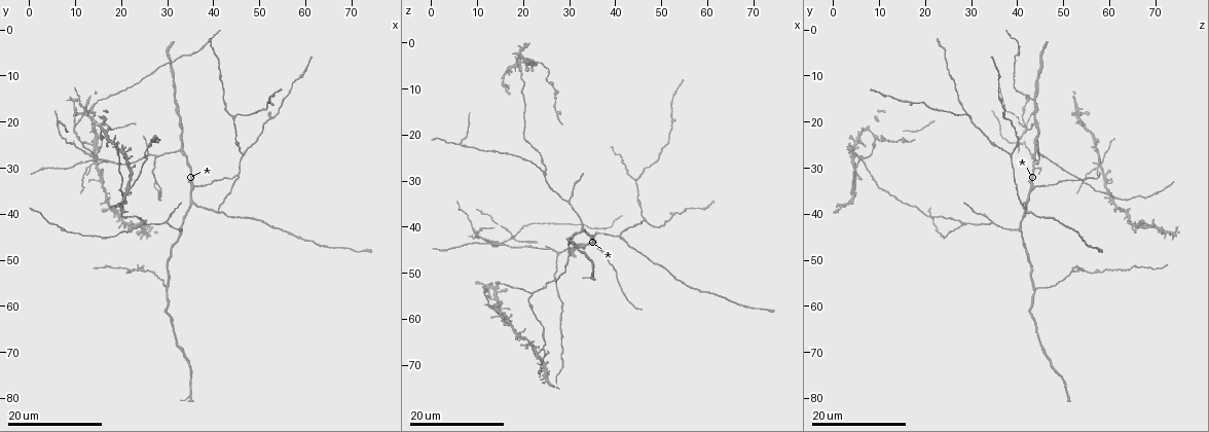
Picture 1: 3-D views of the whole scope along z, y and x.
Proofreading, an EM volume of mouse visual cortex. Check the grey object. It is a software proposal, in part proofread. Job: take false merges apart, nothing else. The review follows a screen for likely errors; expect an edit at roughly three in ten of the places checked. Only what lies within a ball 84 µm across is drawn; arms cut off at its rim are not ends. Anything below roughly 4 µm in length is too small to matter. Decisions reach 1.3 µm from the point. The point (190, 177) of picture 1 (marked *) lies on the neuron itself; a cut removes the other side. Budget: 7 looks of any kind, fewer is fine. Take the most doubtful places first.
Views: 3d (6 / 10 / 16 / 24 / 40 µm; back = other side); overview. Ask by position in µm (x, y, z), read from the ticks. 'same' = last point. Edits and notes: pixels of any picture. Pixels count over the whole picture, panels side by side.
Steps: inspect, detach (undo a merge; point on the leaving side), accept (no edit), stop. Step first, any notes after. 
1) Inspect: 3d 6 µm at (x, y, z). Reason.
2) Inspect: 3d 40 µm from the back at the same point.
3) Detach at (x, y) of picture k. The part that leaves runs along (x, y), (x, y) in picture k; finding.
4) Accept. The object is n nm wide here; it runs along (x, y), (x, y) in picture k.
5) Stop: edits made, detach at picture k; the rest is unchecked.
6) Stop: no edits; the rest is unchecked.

Inspect: 3d 24 µm at (22.0, 34.5, 4.0).

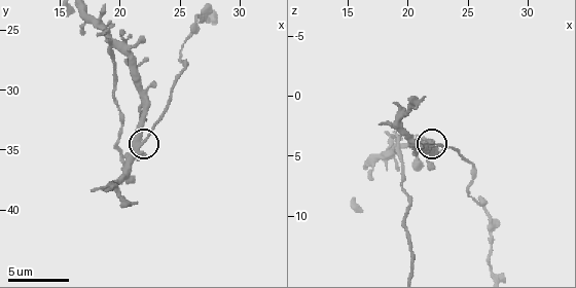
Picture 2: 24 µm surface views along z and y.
Inspect: 3d 10 µm at (22.0, 34.4, 4.2).

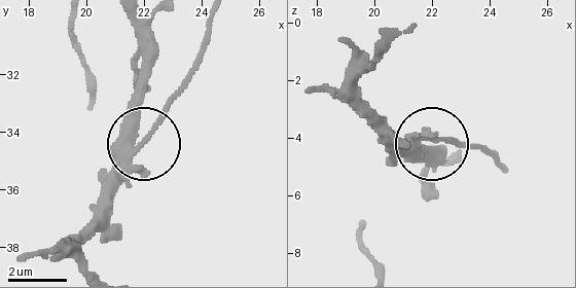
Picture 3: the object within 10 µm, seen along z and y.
Detach at (160, 120) of picture 3. The part that leaves runs along (128, 153), (187, 74), (209, 23) in picture 3; two neurons meet here.

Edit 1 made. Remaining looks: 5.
Inspect: 3d 24 µm at (36.0, 34.0, 43.5). Two arms in line, one across.

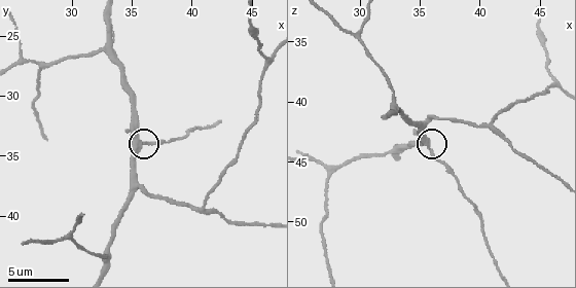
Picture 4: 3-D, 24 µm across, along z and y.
Inspect: 3d 10 µm at the same point.

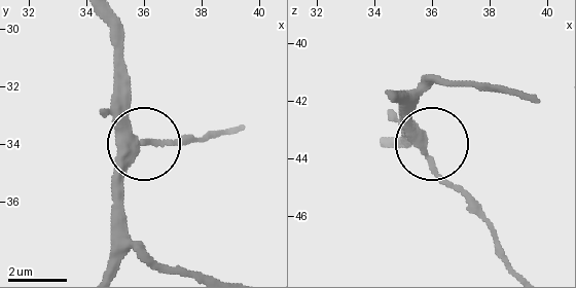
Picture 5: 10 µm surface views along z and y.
Accept. One neuron here.

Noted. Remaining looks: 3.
Inspect: 3d 16 µm at (30.0, 56.5, 44.0). Branch point.

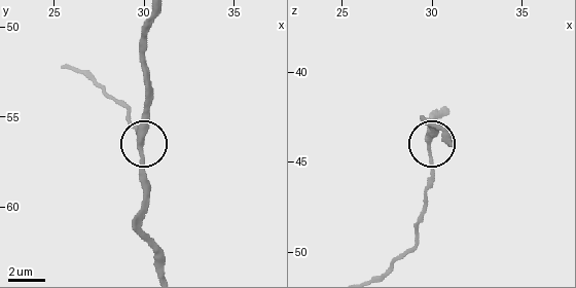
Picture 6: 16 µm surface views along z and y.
Inspect: 3d 10 µm at the same point.

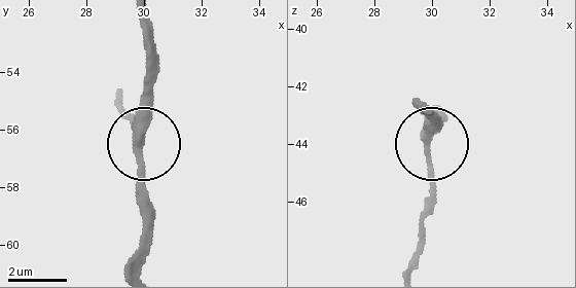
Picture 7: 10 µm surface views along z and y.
Accept. The object is 270 nm wide here; it runs along (146, 21), (139, 210) in picture 7; one neuron here.

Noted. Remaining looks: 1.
Inspect: 3d 16 µm at (29.6, 41.8, 34.6). Three arms meet.

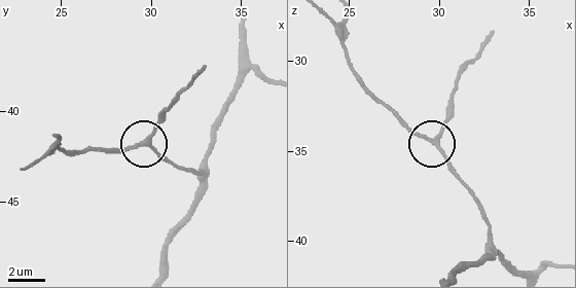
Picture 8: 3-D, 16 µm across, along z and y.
Accept. The side arm is 8 µm long; it runs along (515, 268), (488, 240), (483, 208), (432, 143), (453, 116) in picture 8; one neuron here.

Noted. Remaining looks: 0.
Stop: edits made, detach at picture 3; the rest is unchecked.

